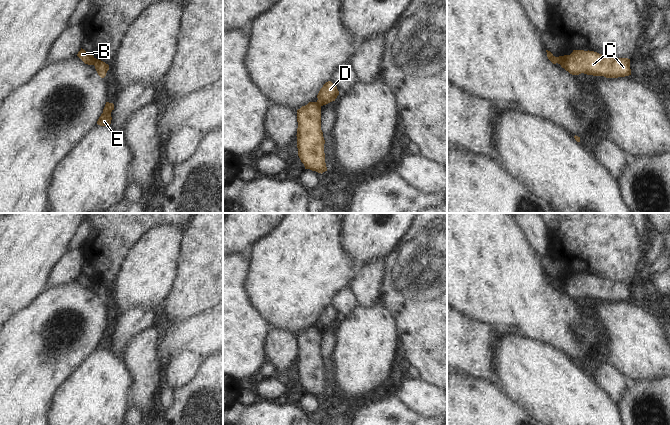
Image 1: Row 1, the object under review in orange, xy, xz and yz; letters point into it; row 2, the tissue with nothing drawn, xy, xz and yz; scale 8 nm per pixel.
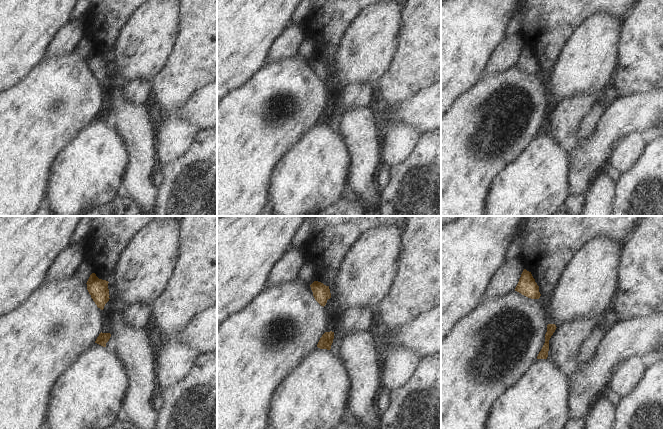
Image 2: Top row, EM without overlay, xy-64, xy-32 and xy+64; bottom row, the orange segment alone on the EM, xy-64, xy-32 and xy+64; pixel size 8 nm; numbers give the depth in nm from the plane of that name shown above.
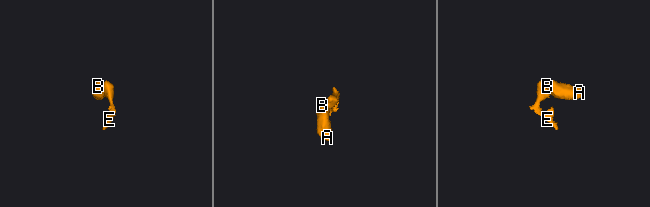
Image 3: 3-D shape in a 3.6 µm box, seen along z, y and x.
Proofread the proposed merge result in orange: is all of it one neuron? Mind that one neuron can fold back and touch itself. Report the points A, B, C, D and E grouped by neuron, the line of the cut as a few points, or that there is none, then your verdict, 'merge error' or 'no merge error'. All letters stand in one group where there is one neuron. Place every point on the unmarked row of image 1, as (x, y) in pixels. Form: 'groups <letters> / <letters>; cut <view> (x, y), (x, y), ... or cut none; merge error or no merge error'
groups A B C / D E; cut xy (95, 282), (93, 288); merge error

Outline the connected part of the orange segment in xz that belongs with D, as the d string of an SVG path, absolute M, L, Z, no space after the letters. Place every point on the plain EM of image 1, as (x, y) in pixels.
M331 305L326 306L323 311L320 313L317 319L317 326L323 330L332 325L335 325L337 320L339 319L339 315L337 310L334 309Z

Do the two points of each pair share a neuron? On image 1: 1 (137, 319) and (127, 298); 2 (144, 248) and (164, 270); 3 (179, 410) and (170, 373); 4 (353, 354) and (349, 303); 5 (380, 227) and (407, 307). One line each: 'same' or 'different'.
1: different
2: same
3: different
4: different
5: different

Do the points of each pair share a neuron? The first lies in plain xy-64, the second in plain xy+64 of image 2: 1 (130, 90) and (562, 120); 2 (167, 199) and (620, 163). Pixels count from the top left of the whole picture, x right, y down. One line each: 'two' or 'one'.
1: one
2: two

